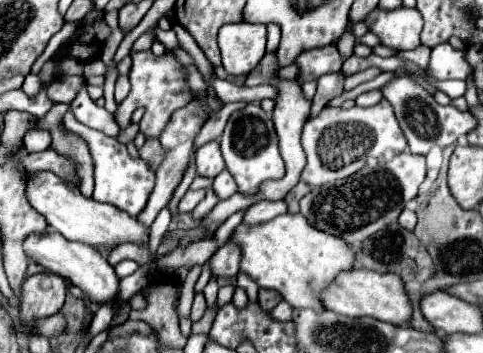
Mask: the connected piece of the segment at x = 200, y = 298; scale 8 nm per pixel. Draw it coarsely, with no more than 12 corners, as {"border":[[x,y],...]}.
{"border":[[196,293],[190,319],[200,319],[206,311],[202,293]]}

